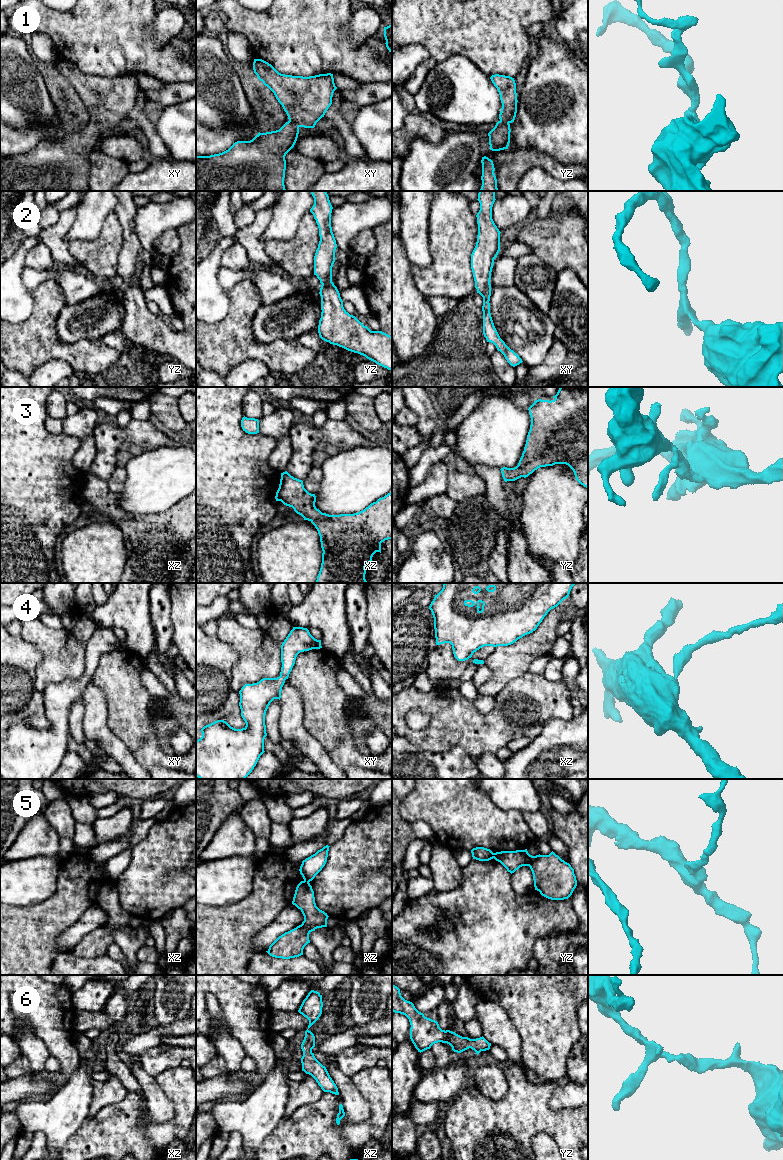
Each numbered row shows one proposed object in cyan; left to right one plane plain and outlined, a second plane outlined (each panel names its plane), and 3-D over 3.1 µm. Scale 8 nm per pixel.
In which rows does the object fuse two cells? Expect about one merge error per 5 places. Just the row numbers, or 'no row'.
5

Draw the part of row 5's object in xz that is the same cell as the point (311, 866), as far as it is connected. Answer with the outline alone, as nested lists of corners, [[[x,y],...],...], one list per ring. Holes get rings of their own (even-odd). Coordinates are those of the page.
[[[328,845],[324,846],[315,854],[302,861],[299,871],[304,881],[312,881],[325,866],[327,862],[329,847],[330,846]]]

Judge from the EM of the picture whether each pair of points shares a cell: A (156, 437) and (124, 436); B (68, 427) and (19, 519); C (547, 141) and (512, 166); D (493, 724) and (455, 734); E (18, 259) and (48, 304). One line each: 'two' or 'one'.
A: one
B: two
C: two
D: one
E: two

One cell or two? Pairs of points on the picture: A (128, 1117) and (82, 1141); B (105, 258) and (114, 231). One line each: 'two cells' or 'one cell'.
A: one cell
B: one cell

